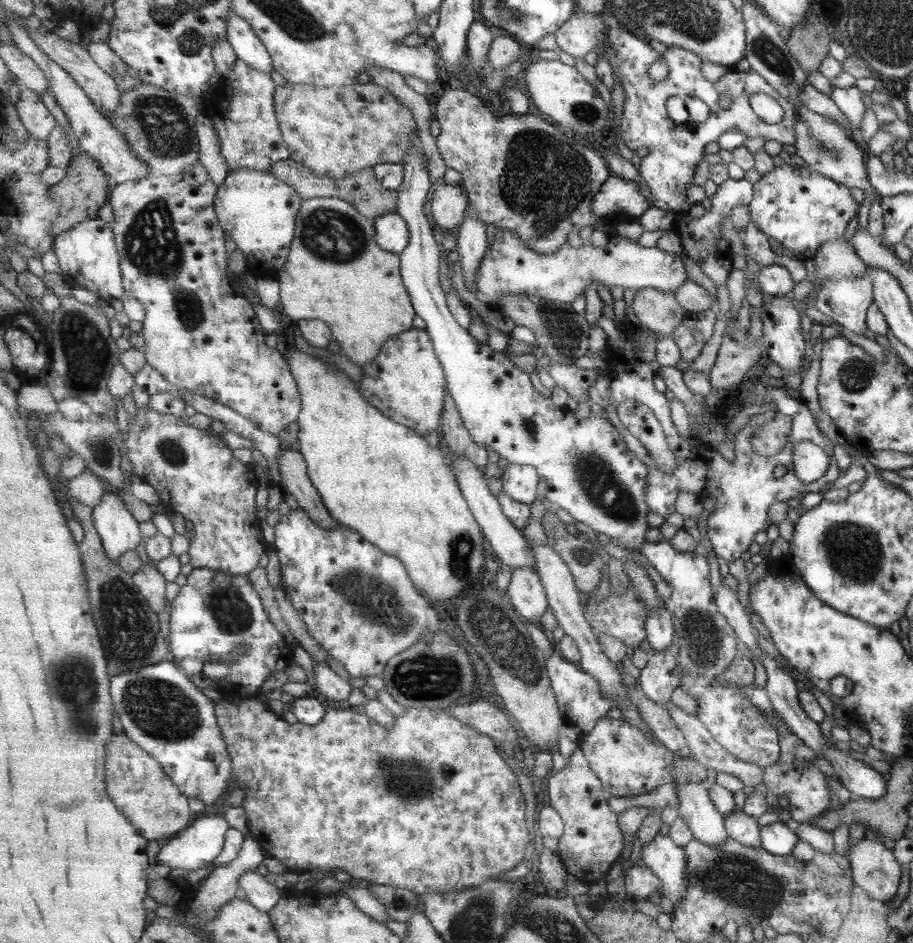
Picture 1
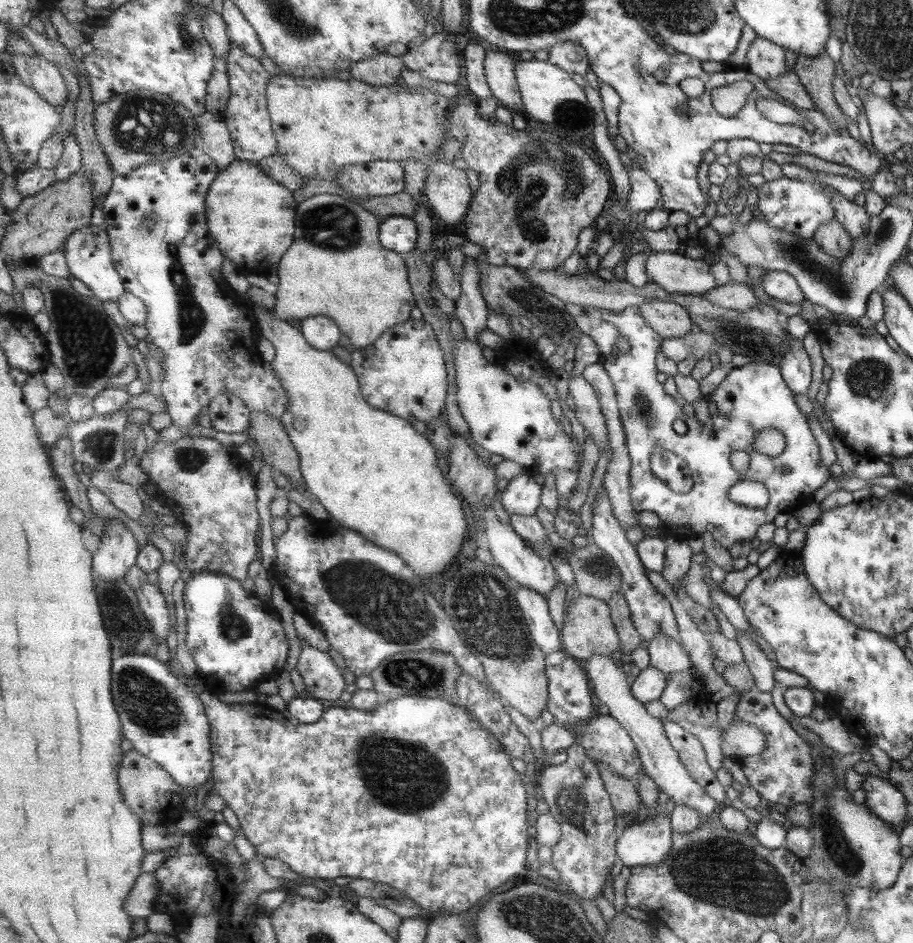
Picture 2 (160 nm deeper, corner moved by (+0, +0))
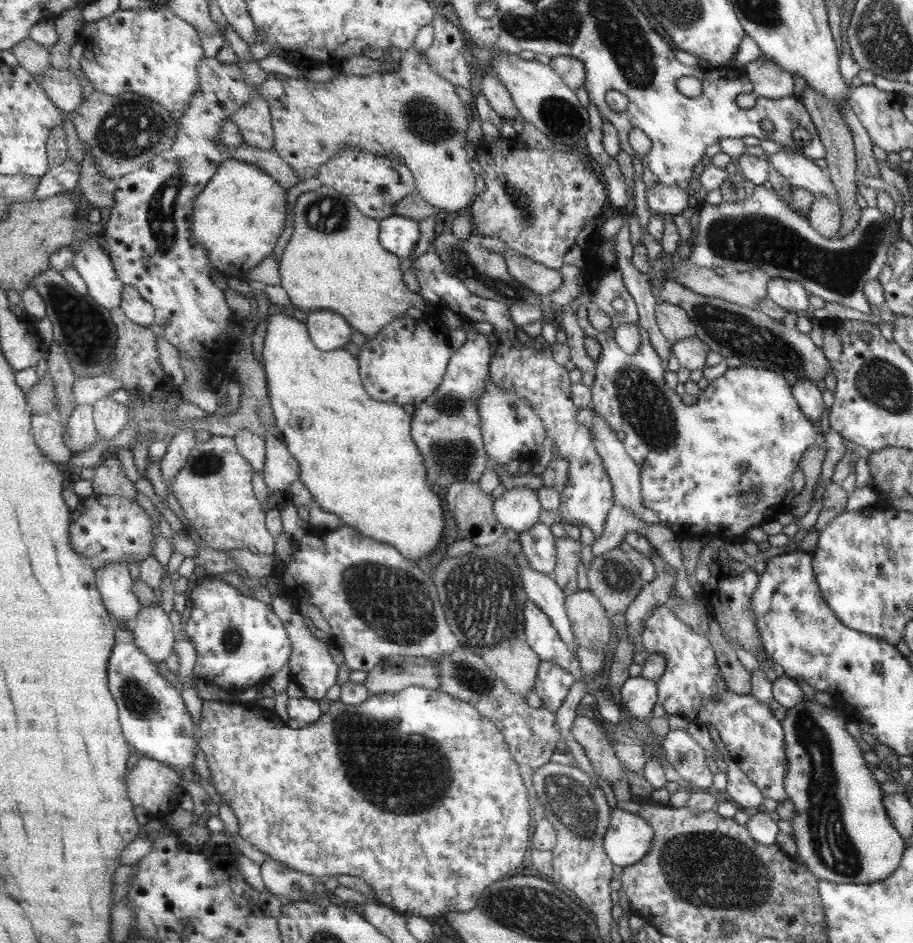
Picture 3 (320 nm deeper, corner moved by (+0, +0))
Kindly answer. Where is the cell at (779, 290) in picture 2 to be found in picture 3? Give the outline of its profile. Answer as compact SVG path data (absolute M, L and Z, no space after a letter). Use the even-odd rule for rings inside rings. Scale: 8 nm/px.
M772 278L767 286L768 299L785 311L805 312L808 307L806 290L798 282Z

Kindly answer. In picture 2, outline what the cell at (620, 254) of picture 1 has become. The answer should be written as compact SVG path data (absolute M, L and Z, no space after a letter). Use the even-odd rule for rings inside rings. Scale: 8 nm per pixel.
M651 251L646 255L645 270L650 282L668 293L699 295L717 287L704 259L690 259L684 254Z

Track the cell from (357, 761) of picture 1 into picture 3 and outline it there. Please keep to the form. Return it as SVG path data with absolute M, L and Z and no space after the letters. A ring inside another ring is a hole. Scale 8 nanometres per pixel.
M410 686L405 690L401 690L398 693L385 693L380 695L371 696L365 699L361 704L348 704L343 701L333 701L329 706L325 707L325 712L321 715L321 718L314 723L306 726L301 725L299 729L293 729L289 726L277 726L277 722L265 718L263 714L247 708L247 702L236 701L232 704L227 704L223 701L204 701L204 709L202 712L202 721L200 724L200 731L202 732L199 739L200 749L207 755L209 768L211 769L211 783L217 790L220 796L223 796L224 800L229 803L229 806L235 811L236 817L239 819L240 824L240 836L248 841L254 848L258 849L262 853L277 862L283 863L285 866L292 868L293 870L313 875L316 879L326 879L330 876L339 876L339 874L353 874L353 876L359 876L363 880L367 880L371 886L373 886L373 892L375 898L385 906L392 907L393 910L410 917L434 917L440 913L448 913L449 911L455 911L458 913L464 913L473 909L481 890L503 878L505 874L509 874L513 868L517 868L525 856L525 850L527 850L527 844L529 844L529 806L527 806L527 790L523 786L523 780L519 776L519 770L515 764L515 759L509 756L508 743L504 741L504 735L501 734L500 729L492 723L488 718L480 713L476 708L472 707L469 703L463 702L461 699L453 698L449 696L445 691L428 689L422 686Z

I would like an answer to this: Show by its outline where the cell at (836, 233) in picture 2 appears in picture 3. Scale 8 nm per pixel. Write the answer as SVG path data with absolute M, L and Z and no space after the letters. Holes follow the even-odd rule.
M815 195L807 219L826 239L834 238L836 230L840 227L840 207L836 202L825 198L825 195Z

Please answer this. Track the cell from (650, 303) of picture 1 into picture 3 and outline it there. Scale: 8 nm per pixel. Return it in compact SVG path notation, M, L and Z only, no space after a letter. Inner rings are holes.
M661 302L655 306L654 319L669 344L695 336L695 326L680 307Z

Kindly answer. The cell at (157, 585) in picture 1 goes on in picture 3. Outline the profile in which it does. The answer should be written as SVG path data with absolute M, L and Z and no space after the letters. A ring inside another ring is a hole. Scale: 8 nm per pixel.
M154 604L142 607L135 621L130 623L134 642L159 666L174 652L175 626L163 608Z

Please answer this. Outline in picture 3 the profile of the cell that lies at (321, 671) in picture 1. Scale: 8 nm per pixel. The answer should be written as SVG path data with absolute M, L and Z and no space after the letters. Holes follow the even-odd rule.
M274 596L271 603L277 616L279 616L287 627L289 639L291 639L291 643L293 644L288 665L291 667L294 682L305 692L305 696L322 703L329 689L337 684L337 674L339 674L339 666L333 660L331 652L327 648L327 642L321 642L313 634L313 630L305 622L305 617L299 613L297 605L292 601L290 603L287 597L284 599L281 596Z

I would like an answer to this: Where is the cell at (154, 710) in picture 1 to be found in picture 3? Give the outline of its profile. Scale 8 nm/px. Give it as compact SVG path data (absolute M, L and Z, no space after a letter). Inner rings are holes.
M117 642L113 647L113 654L109 661L108 675L110 689L120 710L124 735L134 746L138 755L165 762L166 765L173 766L181 774L187 771L187 768L191 770L189 764L192 763L194 766L196 761L199 738L196 738L196 723L193 722L192 714L189 712L178 686L173 687L169 680L159 674L156 663L140 647L137 647L135 642Z

